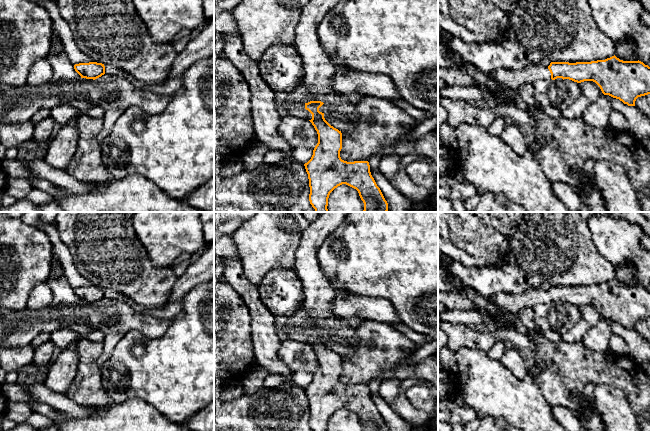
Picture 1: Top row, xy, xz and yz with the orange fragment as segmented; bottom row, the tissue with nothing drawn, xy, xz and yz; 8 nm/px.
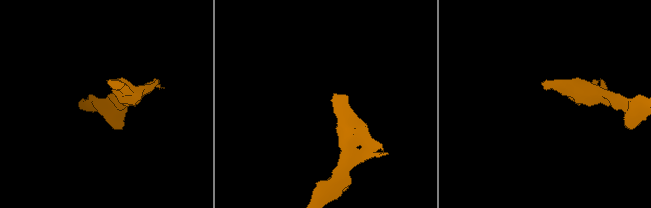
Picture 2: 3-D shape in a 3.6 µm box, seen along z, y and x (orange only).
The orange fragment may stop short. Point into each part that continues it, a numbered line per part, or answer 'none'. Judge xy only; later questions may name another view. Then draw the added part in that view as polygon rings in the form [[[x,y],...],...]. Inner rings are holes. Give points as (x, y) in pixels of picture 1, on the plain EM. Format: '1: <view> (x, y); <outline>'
none

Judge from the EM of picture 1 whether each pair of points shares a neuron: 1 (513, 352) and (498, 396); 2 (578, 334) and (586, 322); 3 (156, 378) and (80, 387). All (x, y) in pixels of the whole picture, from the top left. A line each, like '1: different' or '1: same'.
1: different
2: same
3: different

